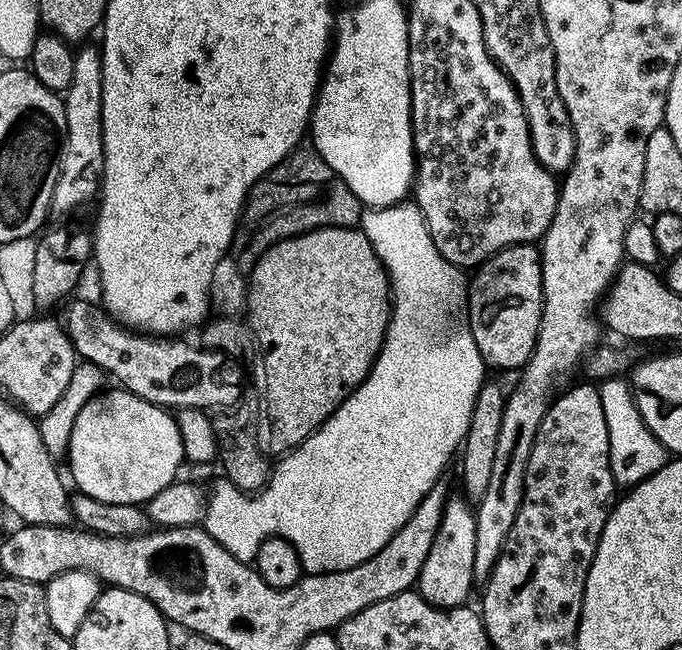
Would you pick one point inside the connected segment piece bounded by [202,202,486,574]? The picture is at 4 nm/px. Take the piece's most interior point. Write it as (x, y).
(340, 495)

